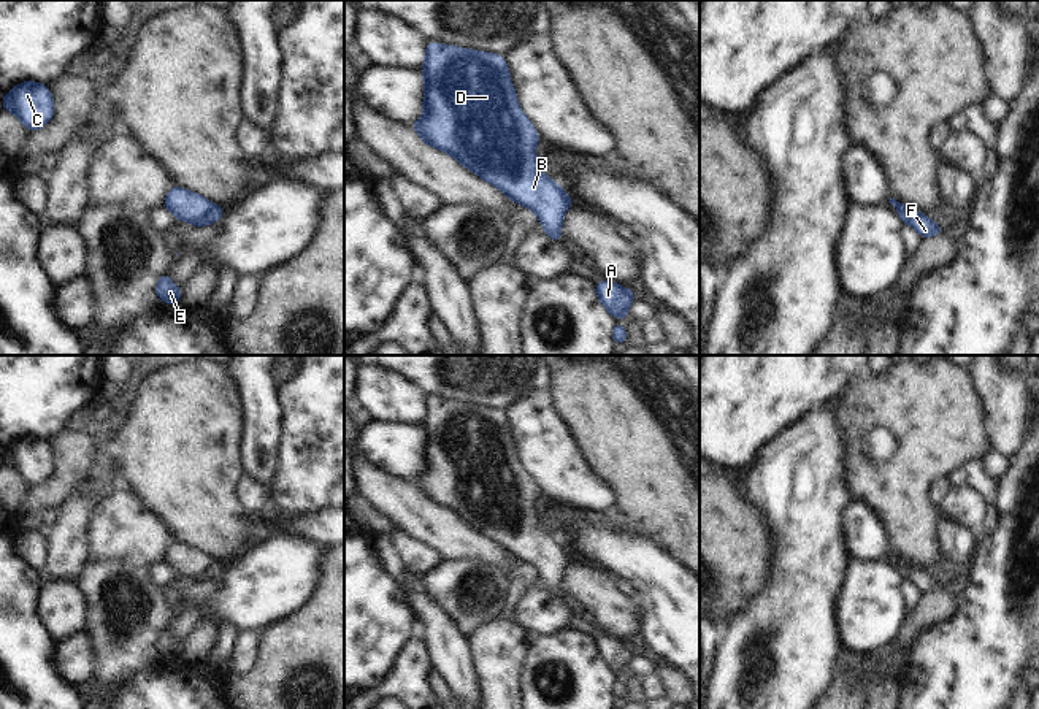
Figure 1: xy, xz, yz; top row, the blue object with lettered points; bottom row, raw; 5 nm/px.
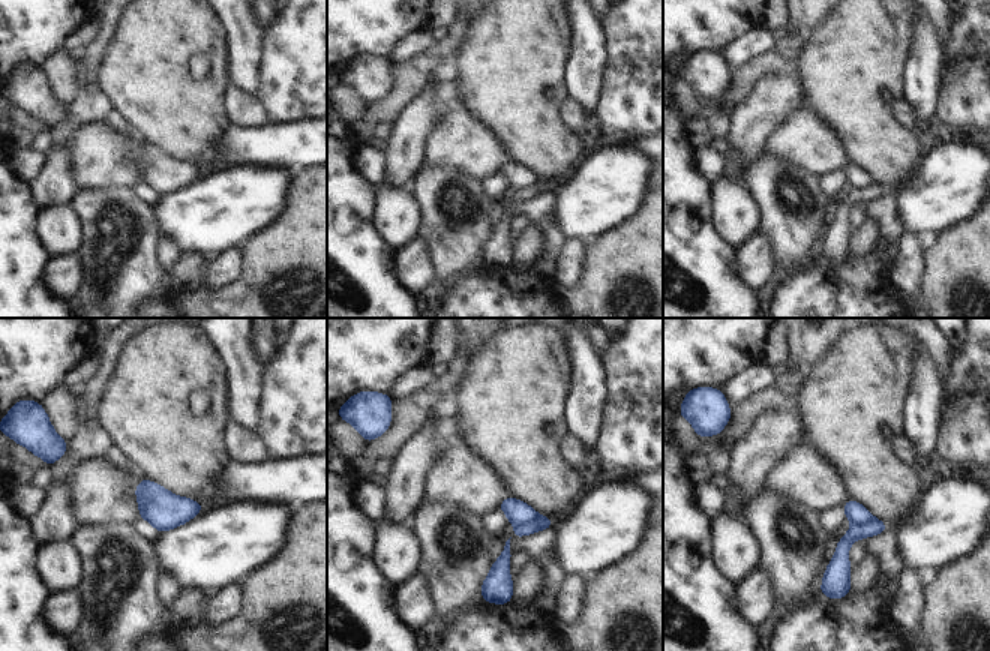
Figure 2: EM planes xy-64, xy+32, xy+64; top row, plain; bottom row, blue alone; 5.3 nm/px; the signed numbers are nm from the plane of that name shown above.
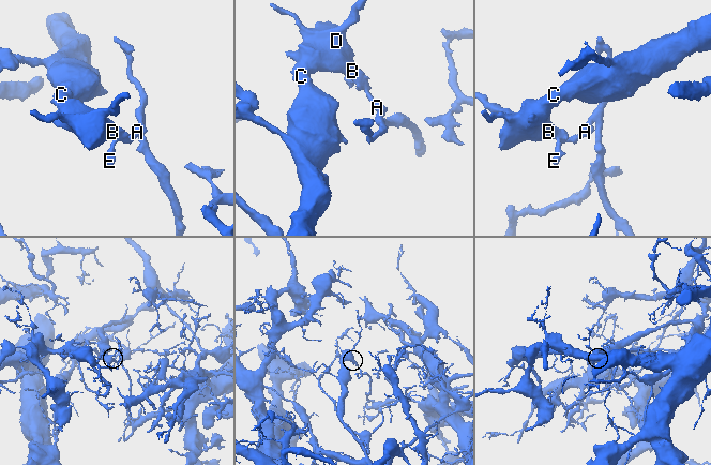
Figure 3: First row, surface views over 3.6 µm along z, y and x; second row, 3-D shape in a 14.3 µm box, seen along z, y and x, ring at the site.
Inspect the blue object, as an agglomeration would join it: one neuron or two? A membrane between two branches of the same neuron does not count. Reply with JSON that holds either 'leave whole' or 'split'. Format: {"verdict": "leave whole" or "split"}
{"verdict": "split"}

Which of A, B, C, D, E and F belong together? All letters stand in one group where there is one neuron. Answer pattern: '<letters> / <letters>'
A E F / B C D

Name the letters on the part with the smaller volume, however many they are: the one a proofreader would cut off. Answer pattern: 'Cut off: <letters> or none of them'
Cut off: B, C, D.

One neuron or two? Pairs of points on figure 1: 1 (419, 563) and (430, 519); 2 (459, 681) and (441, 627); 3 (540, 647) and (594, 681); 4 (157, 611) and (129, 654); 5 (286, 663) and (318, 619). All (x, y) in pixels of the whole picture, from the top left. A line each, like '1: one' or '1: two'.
1: two
2: one
3: one
4: one
5: one

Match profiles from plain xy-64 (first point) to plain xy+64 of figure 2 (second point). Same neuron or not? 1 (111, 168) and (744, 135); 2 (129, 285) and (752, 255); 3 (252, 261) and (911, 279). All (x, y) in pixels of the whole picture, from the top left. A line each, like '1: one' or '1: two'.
1: two
2: two
3: two

